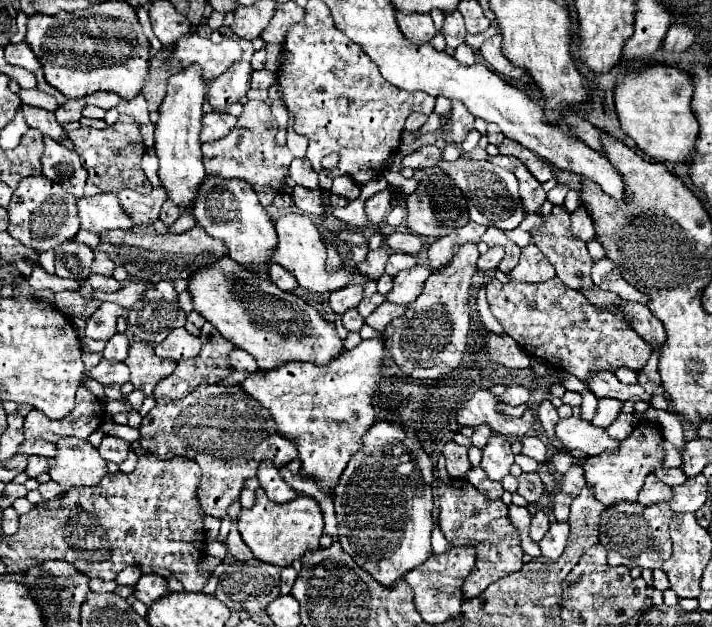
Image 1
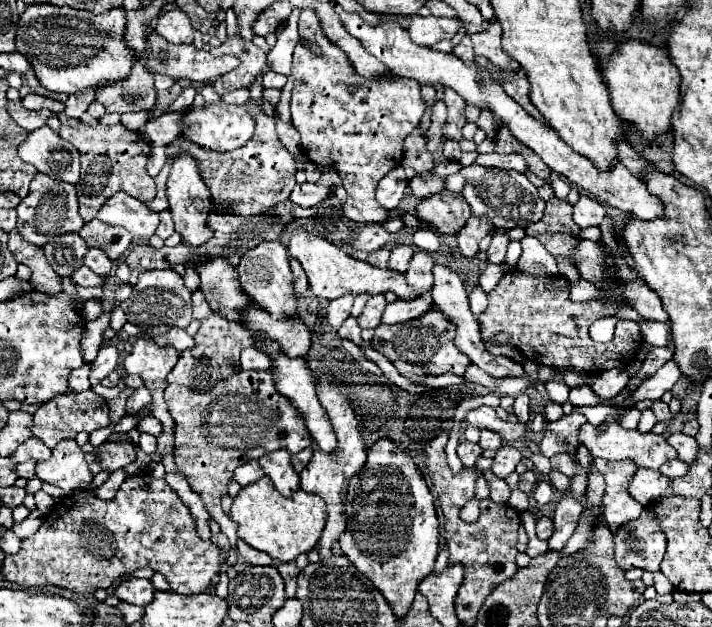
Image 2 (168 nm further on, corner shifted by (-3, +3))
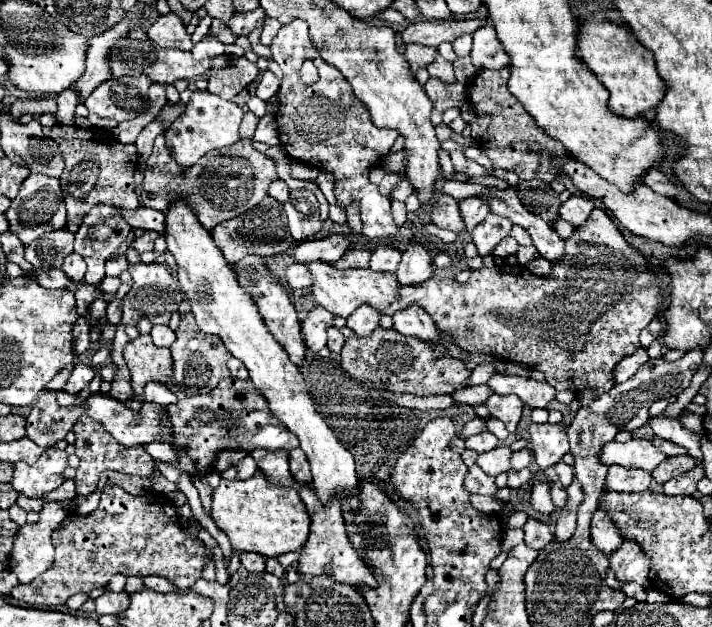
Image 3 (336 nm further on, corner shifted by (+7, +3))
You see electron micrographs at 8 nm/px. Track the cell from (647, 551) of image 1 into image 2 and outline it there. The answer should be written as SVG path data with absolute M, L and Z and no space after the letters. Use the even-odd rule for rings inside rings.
M645 508L639 518L629 520L613 532L615 560L623 570L643 568L657 572L667 550L667 538L659 526L659 516Z

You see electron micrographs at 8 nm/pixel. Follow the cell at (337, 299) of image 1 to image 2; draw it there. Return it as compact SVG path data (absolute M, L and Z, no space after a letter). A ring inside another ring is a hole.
M343 294L335 300L329 302L329 308L327 308L327 318L329 318L329 324L337 330L351 314L351 306L353 306L353 294Z

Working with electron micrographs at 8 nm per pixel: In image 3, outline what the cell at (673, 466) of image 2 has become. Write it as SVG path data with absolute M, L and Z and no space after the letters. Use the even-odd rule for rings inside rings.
M683 454L683 456L671 456L665 462L661 462L661 466L657 466L651 476L655 478L655 482L665 484L667 480L677 478L677 476L689 472L693 466L695 466L695 462L687 454Z

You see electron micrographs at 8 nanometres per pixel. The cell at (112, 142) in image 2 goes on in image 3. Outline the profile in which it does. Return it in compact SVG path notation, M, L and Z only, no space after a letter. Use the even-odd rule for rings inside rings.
M55 124L51 128L43 128L43 134L59 144L65 162L59 182L67 204L67 230L77 232L85 214L95 204L109 204L121 210L133 210L139 206L133 182L133 172L138 162L134 144L121 144L116 140L109 142L107 138L101 144L100 129L80 128L76 125Z

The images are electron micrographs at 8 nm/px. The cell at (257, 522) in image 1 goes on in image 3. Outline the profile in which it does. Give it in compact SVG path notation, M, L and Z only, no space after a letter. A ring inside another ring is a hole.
M261 472L249 480L221 480L213 490L213 522L227 534L233 550L277 556L301 550L309 536L309 516L297 488L271 486Z

